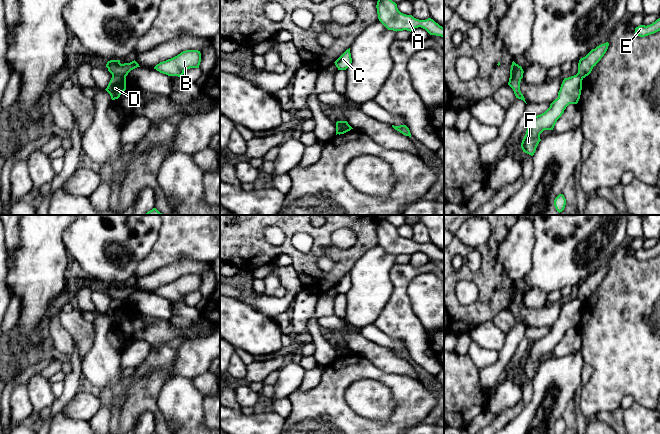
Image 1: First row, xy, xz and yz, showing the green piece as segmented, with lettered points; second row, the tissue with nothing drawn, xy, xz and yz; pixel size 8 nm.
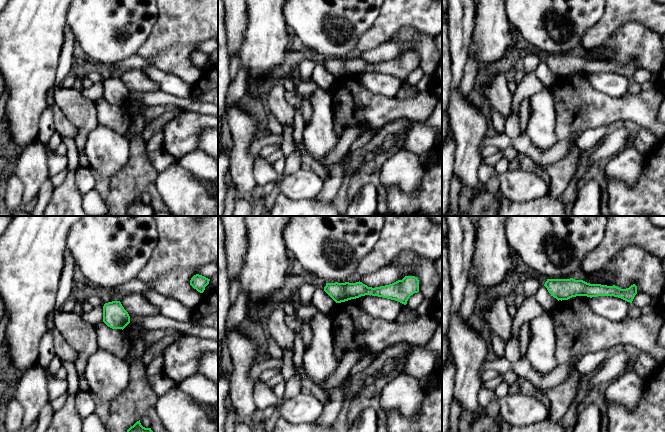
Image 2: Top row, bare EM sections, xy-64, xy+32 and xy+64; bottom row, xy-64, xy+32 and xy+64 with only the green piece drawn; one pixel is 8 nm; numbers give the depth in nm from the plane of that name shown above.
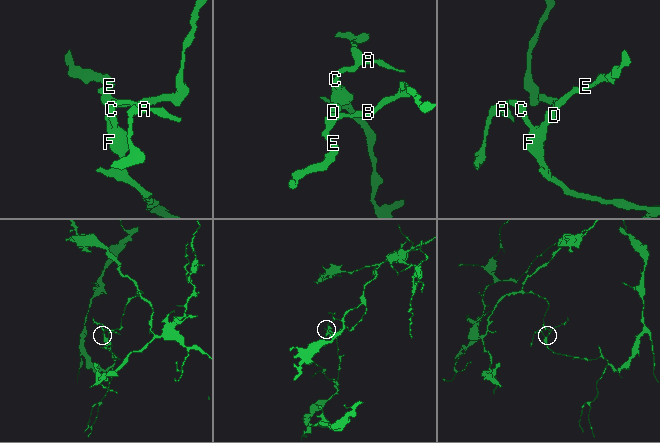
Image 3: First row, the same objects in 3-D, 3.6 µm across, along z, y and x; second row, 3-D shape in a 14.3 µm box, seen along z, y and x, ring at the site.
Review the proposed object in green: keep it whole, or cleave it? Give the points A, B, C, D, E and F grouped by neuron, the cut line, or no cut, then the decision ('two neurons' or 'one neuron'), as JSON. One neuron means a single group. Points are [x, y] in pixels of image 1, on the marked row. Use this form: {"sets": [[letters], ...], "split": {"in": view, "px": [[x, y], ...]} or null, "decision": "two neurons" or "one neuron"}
{"sets": [["A", "C", "D", "F"], ["B", "E"]], "split": {"in": "xy", "px": [[112, 75], [120, 75], [125, 78]]}, "decision": "two neurons"}

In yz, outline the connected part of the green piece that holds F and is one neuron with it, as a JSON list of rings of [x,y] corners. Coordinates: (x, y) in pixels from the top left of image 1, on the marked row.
[[[578,74],[564,78],[558,98],[542,114],[530,119],[526,134],[522,140],[521,148],[523,152],[533,156],[541,141],[540,134],[544,130],[553,130],[557,120],[562,116],[569,104],[577,104],[582,90],[583,78]]]

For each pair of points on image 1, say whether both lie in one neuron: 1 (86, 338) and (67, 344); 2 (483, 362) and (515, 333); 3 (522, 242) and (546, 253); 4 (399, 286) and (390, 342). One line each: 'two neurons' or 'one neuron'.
1: two neurons
2: two neurons
3: two neurons
4: two neurons

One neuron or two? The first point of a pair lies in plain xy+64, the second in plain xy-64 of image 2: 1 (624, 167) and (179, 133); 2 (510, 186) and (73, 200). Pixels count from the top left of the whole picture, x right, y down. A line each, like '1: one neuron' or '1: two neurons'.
1: two neurons
2: two neurons

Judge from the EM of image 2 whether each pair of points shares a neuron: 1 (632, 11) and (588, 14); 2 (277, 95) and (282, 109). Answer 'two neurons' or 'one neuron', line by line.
1: two neurons
2: one neuron

